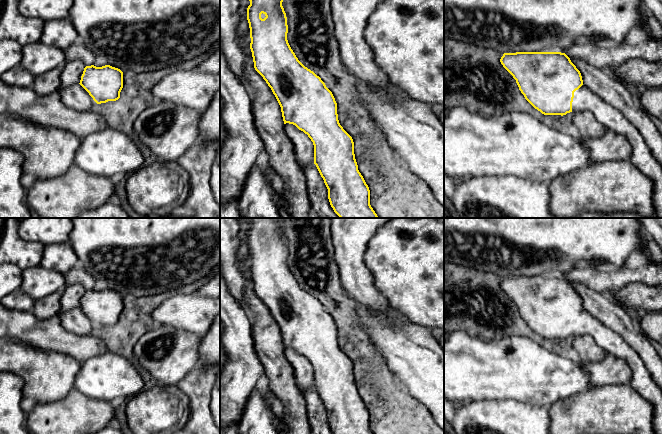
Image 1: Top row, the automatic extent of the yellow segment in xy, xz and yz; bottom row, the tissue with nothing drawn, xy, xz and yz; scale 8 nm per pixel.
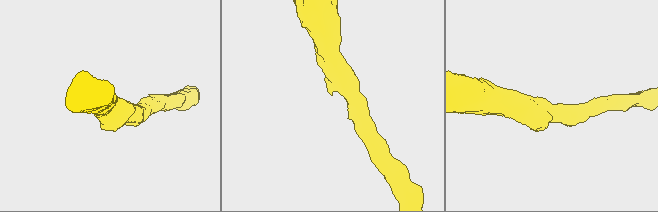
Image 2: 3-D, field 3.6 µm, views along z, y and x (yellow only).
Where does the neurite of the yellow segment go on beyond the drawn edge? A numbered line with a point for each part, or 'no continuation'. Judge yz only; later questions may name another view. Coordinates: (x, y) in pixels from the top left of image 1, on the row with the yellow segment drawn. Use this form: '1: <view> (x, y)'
1: yz (584, 99)

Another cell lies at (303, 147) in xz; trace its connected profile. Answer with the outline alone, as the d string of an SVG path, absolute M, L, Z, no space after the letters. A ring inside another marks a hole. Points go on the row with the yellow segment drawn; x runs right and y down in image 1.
M289 123L284 124L284 130L292 142L297 162L302 169L314 165L314 145L308 135Z

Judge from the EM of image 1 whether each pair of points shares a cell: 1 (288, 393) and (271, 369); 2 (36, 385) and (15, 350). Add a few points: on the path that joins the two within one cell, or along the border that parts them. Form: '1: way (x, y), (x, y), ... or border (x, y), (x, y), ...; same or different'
1: way (284, 387), (275, 375); same
2: way (36, 376), (36, 371), (24, 359); same

